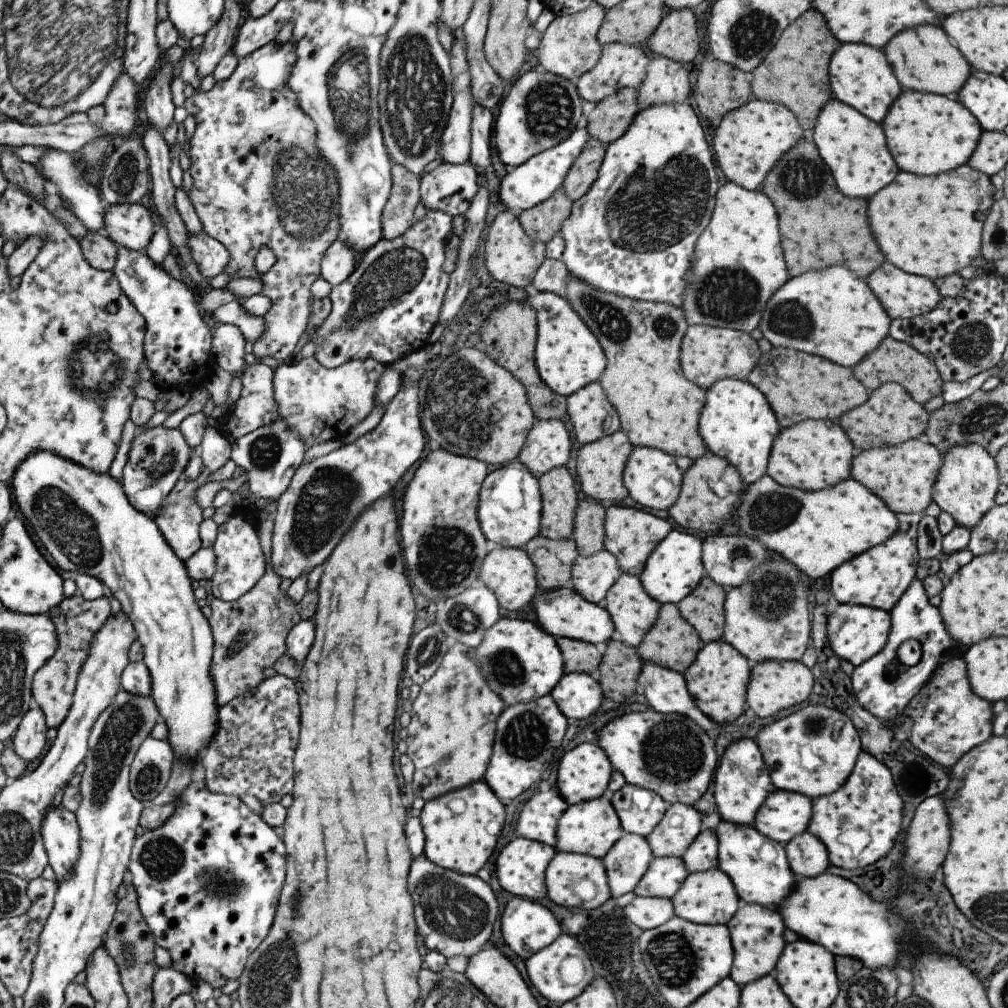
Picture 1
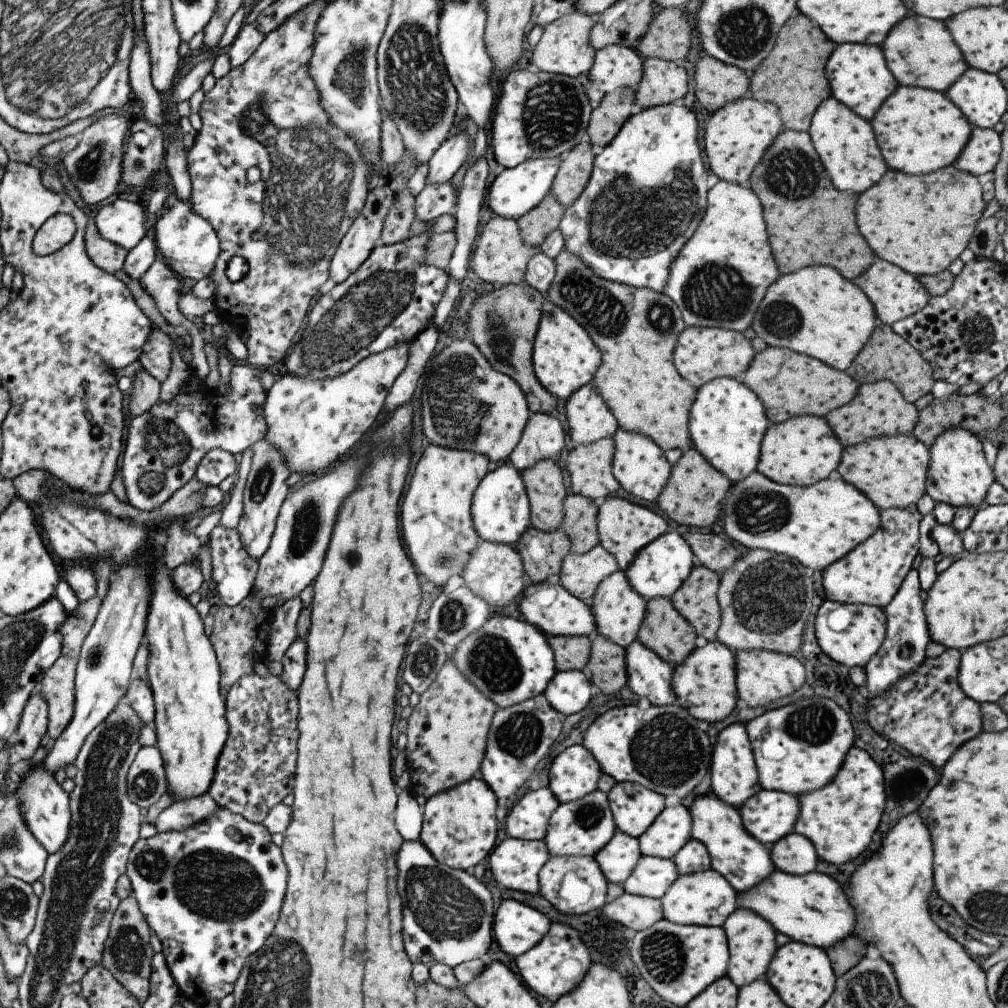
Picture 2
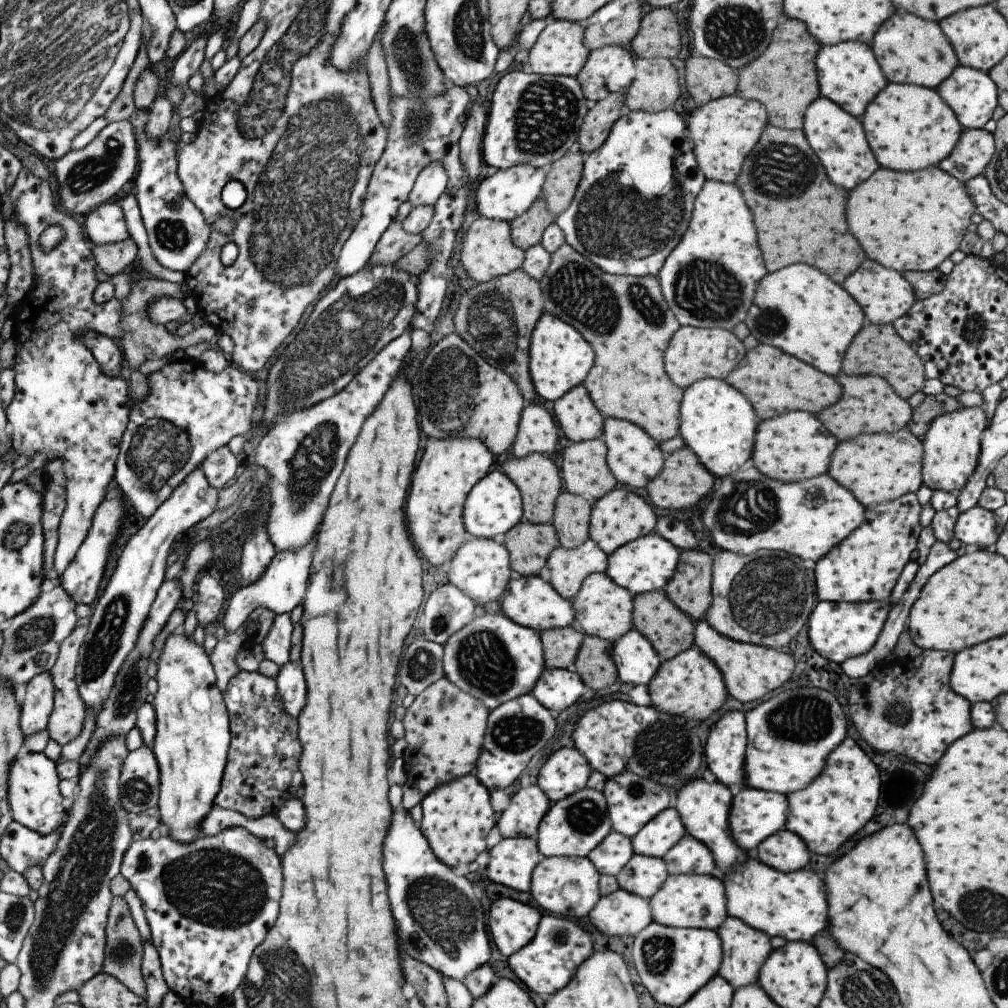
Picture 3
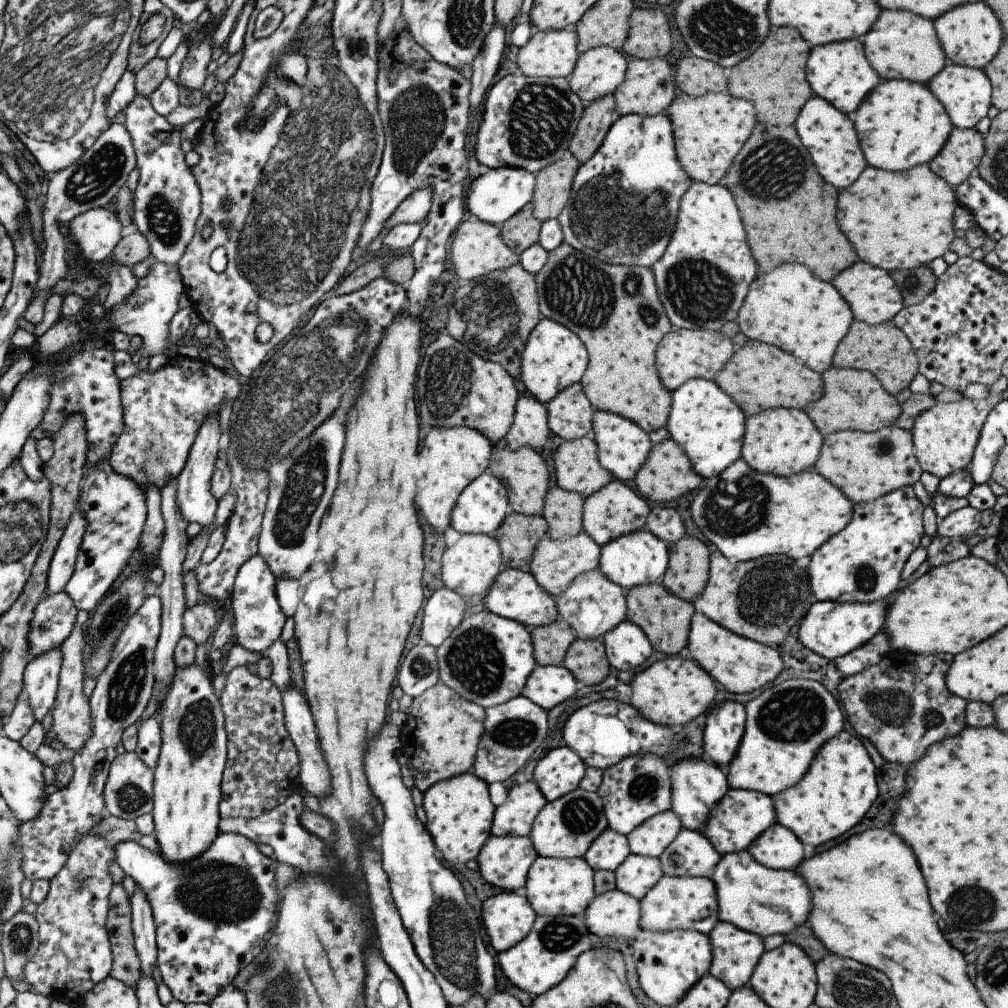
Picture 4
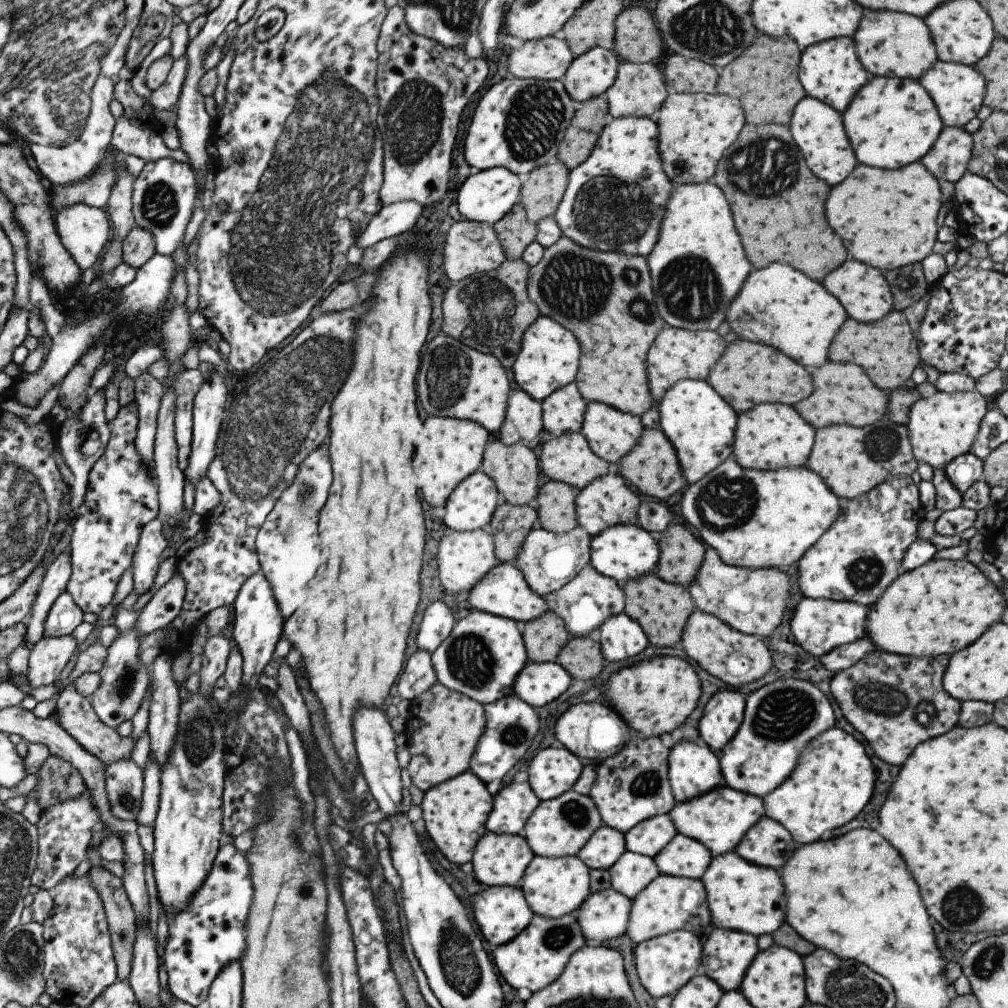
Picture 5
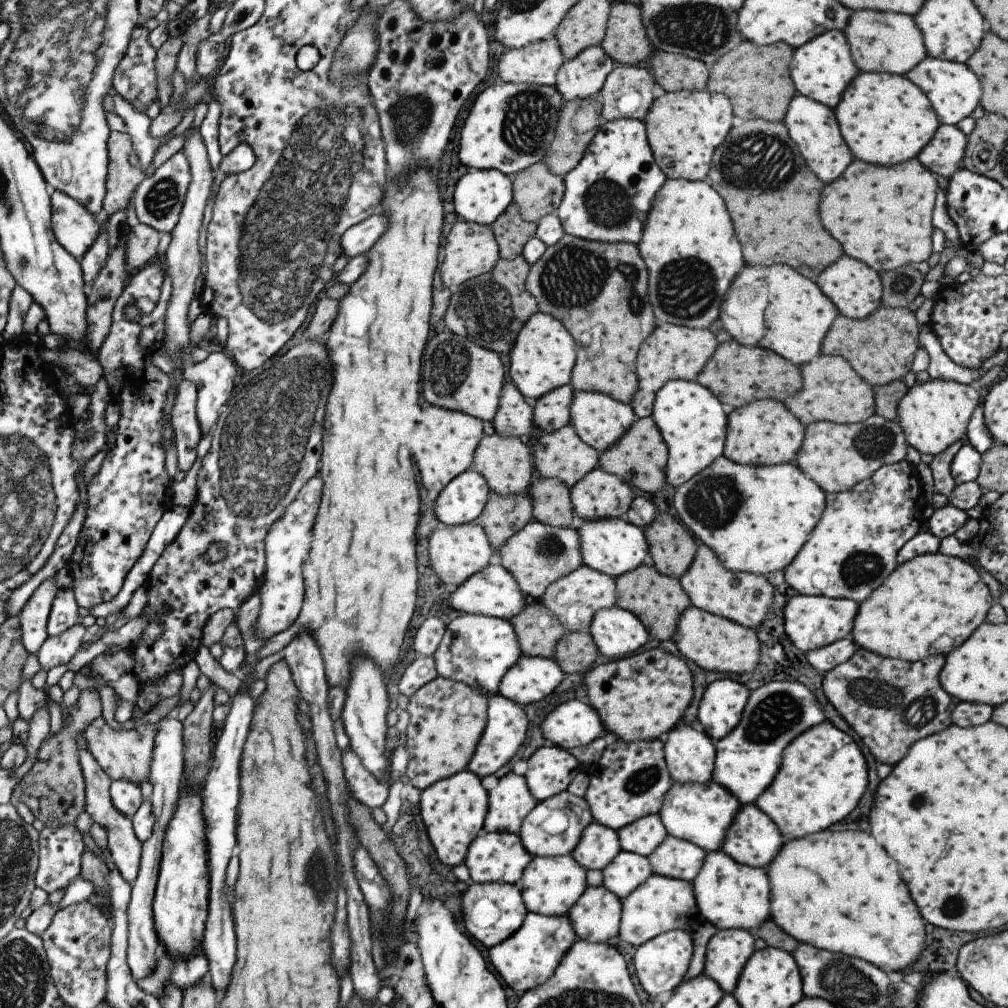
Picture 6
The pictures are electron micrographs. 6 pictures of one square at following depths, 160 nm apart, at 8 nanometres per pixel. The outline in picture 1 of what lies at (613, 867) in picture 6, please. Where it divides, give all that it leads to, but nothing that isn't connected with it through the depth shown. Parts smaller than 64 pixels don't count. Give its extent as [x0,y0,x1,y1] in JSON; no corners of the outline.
[632,857,687,899]

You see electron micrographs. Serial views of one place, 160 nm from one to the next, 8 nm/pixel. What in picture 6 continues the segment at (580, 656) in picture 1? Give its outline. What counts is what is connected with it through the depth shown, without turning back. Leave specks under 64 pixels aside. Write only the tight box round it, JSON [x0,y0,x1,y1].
[509,601,566,658]

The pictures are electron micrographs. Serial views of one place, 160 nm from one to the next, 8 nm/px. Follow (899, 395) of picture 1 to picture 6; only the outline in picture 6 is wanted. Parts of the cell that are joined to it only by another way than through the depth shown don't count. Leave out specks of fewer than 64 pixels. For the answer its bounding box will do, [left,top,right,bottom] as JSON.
[785,356,874,425]

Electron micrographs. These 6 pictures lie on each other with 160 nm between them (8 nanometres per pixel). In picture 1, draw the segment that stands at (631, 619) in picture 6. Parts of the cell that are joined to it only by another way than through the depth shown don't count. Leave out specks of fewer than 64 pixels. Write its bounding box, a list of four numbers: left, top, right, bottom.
[636,661,715,732]

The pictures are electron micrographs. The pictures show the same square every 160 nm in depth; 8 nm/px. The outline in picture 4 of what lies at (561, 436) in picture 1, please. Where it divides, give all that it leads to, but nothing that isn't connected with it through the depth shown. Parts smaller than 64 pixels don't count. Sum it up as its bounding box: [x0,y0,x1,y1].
[503,392,549,450]

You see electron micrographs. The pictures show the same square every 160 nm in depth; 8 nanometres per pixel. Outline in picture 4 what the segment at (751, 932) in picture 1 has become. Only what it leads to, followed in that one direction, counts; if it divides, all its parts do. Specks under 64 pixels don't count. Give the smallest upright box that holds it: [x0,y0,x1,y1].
[707,921,763,991]

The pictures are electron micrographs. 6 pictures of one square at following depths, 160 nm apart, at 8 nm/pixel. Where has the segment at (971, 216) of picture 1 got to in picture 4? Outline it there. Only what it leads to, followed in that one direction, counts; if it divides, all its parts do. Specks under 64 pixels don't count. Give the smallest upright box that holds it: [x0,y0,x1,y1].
[835,164,959,273]

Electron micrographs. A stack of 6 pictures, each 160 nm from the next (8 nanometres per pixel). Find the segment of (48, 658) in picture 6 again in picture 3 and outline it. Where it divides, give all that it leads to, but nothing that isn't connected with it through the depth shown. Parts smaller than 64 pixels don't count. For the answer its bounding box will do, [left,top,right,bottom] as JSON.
[21,671,55,738]

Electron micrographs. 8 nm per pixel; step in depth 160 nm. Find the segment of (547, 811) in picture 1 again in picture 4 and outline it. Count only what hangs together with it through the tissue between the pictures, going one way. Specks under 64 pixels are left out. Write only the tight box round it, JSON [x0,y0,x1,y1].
[490,781,547,837]

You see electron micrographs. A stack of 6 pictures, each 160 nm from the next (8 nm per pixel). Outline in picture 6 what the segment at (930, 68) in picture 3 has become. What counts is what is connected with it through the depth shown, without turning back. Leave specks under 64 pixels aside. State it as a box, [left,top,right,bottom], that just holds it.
[842,10,927,75]

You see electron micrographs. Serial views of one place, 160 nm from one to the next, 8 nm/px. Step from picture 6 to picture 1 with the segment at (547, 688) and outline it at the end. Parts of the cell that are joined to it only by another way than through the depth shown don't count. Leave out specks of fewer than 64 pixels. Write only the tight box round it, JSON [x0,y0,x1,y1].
[548,674,602,718]

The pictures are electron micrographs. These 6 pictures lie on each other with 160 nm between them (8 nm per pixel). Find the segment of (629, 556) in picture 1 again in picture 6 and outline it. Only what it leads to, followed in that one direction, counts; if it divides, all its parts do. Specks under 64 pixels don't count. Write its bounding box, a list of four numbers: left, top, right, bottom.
[568,466,635,520]

